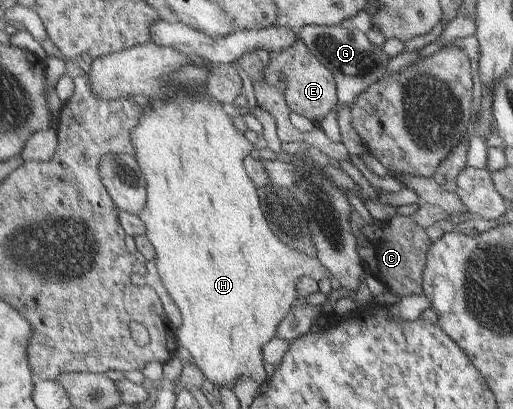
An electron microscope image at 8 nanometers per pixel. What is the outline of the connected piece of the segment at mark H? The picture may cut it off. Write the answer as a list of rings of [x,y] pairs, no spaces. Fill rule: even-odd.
[[[158,18],[152,25],[149,26],[149,40],[159,47],[168,47],[184,53],[192,60],[190,65],[182,65],[177,71],[174,71],[167,80],[173,83],[173,95],[167,99],[158,99],[151,102],[151,105],[146,108],[141,108],[141,113],[137,118],[137,123],[129,130],[129,139],[133,146],[133,157],[137,160],[138,168],[145,182],[145,205],[136,215],[144,225],[145,235],[151,242],[155,252],[153,262],[157,270],[157,274],[172,300],[178,307],[182,317],[182,322],[177,330],[178,342],[186,348],[191,355],[192,361],[199,368],[199,372],[205,379],[205,384],[214,386],[214,388],[223,388],[229,390],[230,384],[238,378],[238,376],[250,376],[254,380],[254,372],[264,372],[262,368],[262,356],[260,356],[260,348],[264,342],[268,342],[272,337],[279,322],[286,316],[286,313],[291,309],[296,302],[297,280],[306,275],[313,275],[314,280],[318,282],[322,278],[332,280],[331,274],[326,268],[313,264],[311,258],[302,253],[292,250],[287,247],[286,242],[282,242],[282,238],[278,238],[278,234],[272,236],[273,231],[269,228],[266,222],[266,210],[261,210],[262,198],[258,198],[258,182],[254,182],[254,178],[250,178],[250,166],[246,166],[246,162],[250,162],[250,154],[254,154],[254,142],[250,142],[250,138],[246,138],[246,134],[242,130],[238,130],[238,126],[234,126],[234,116],[232,109],[226,105],[214,100],[207,95],[205,91],[205,82],[209,76],[209,68],[207,64],[216,65],[219,63],[231,63],[244,52],[263,49],[268,54],[272,51],[279,51],[290,46],[296,39],[299,38],[298,30],[282,29],[272,25],[264,29],[246,29],[234,31],[233,33],[221,36],[211,37],[207,34],[202,34],[201,31],[192,30],[189,26],[182,23],[169,23]]]

